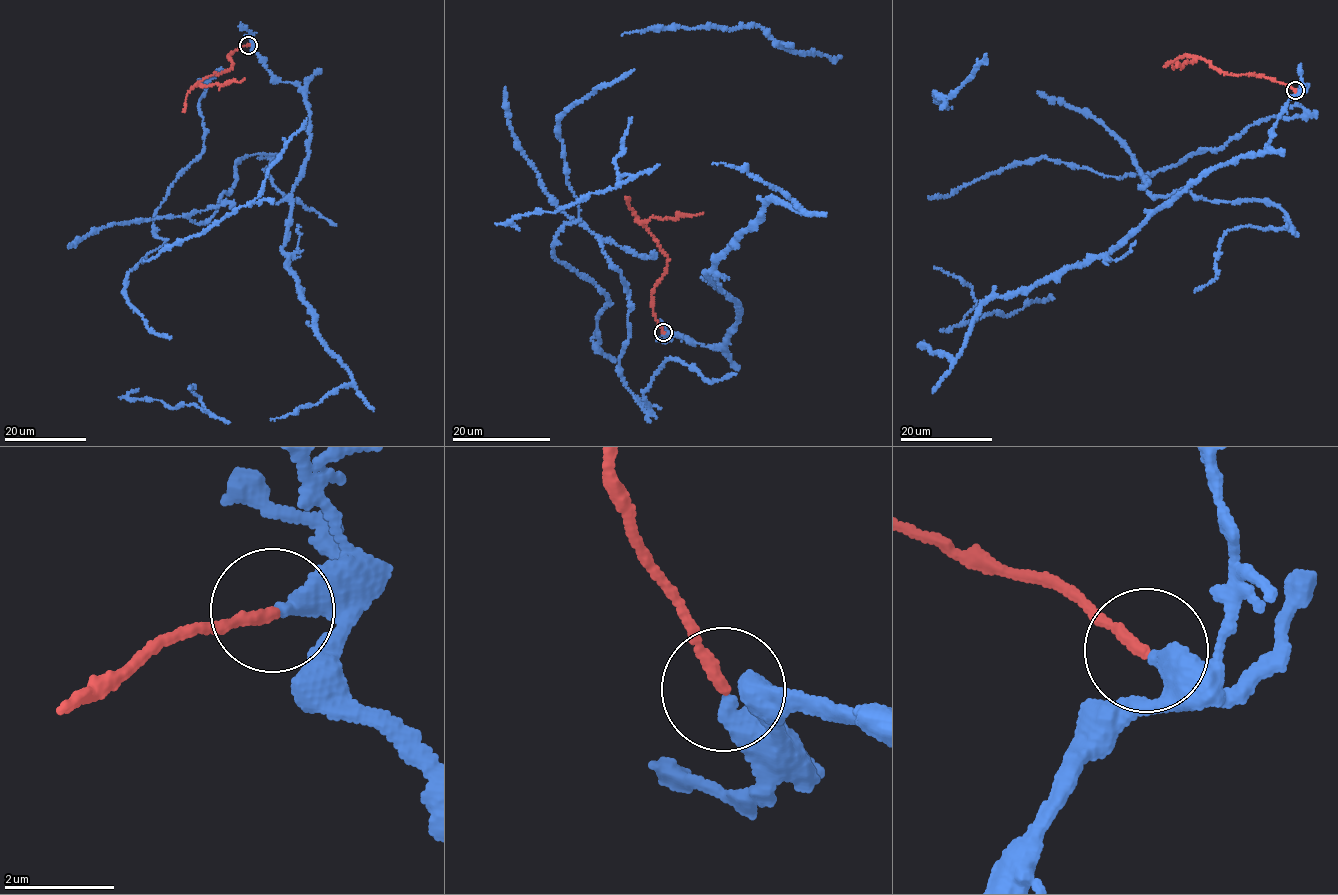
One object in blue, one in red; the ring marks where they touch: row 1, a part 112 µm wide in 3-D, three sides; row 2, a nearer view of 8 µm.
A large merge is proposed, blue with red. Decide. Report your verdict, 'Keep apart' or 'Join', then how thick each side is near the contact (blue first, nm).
Keep apart. Thickness 400 nm (blue) against 200 nm

